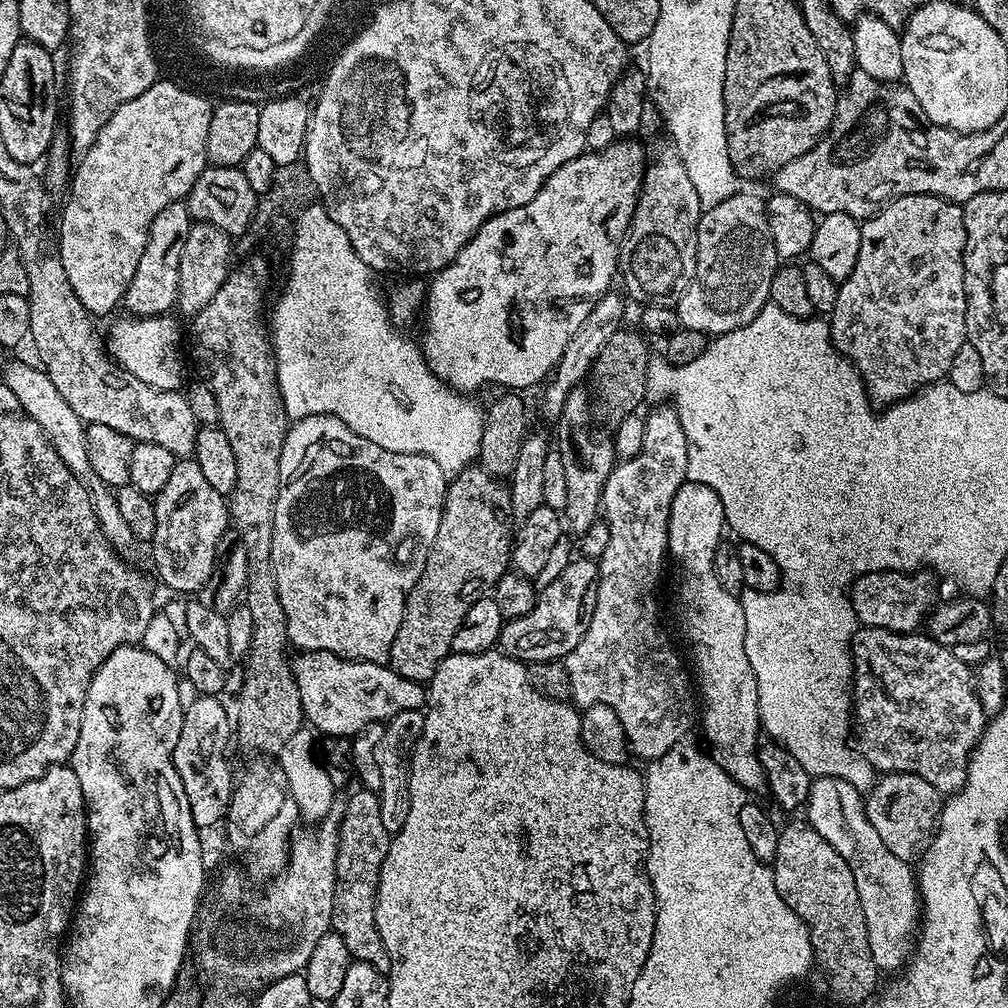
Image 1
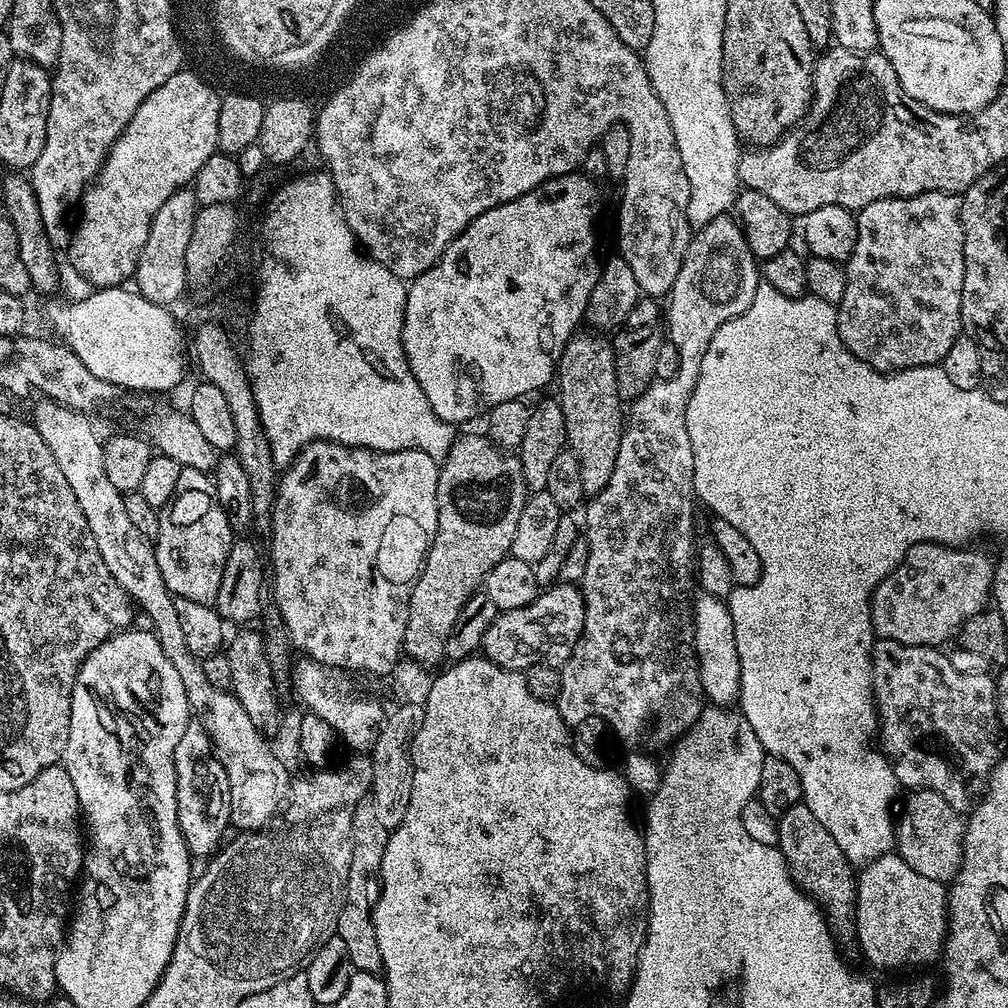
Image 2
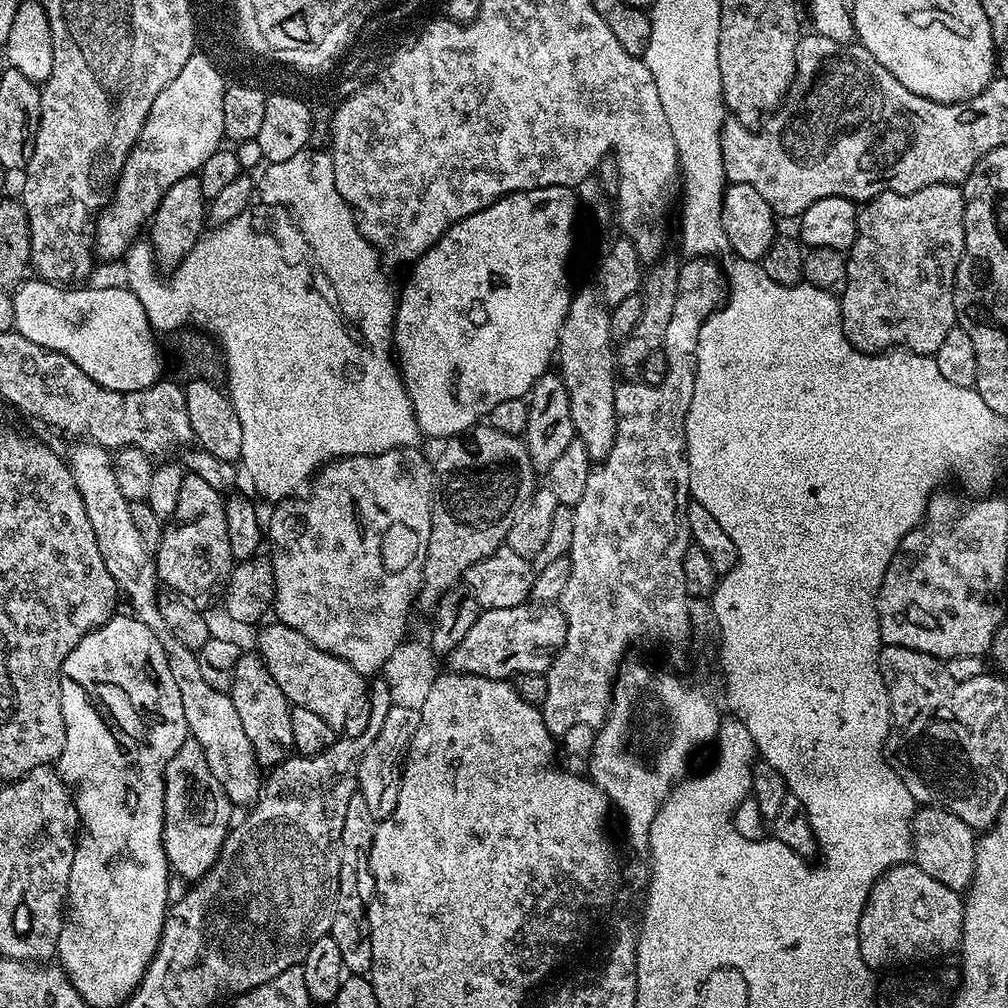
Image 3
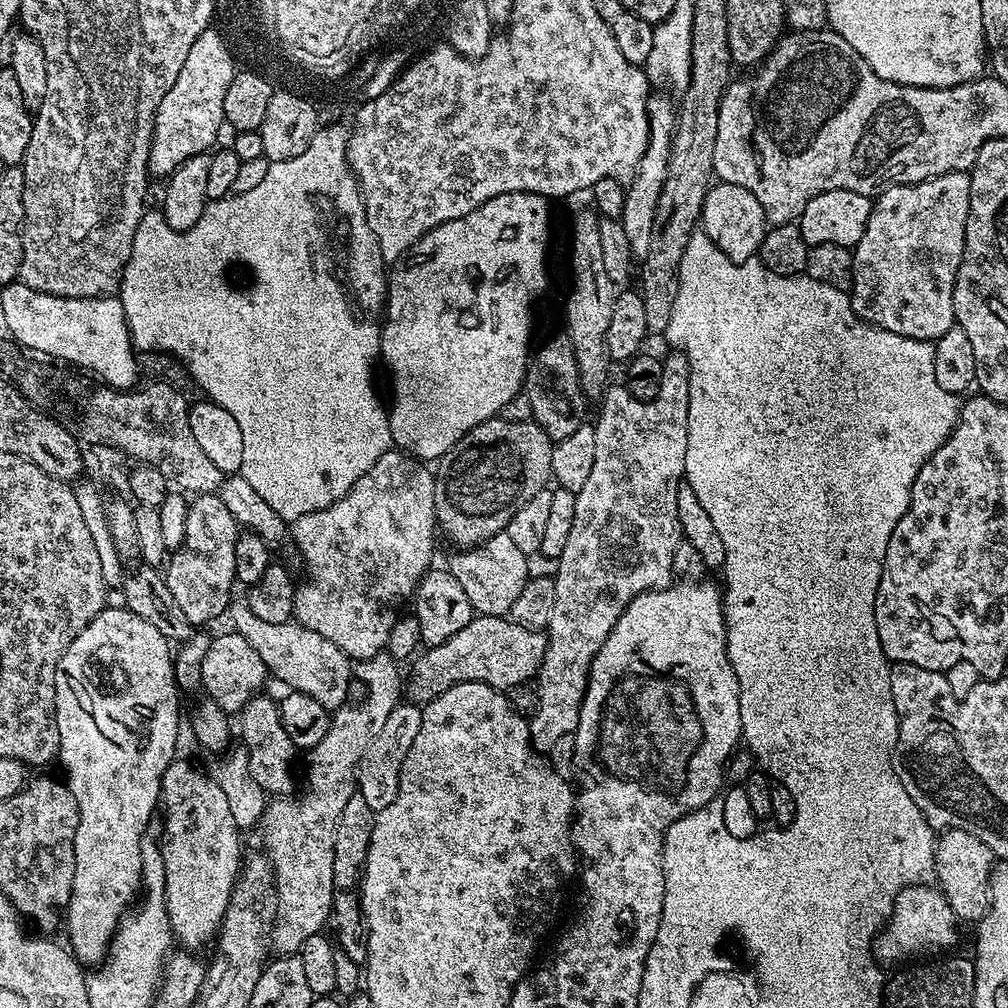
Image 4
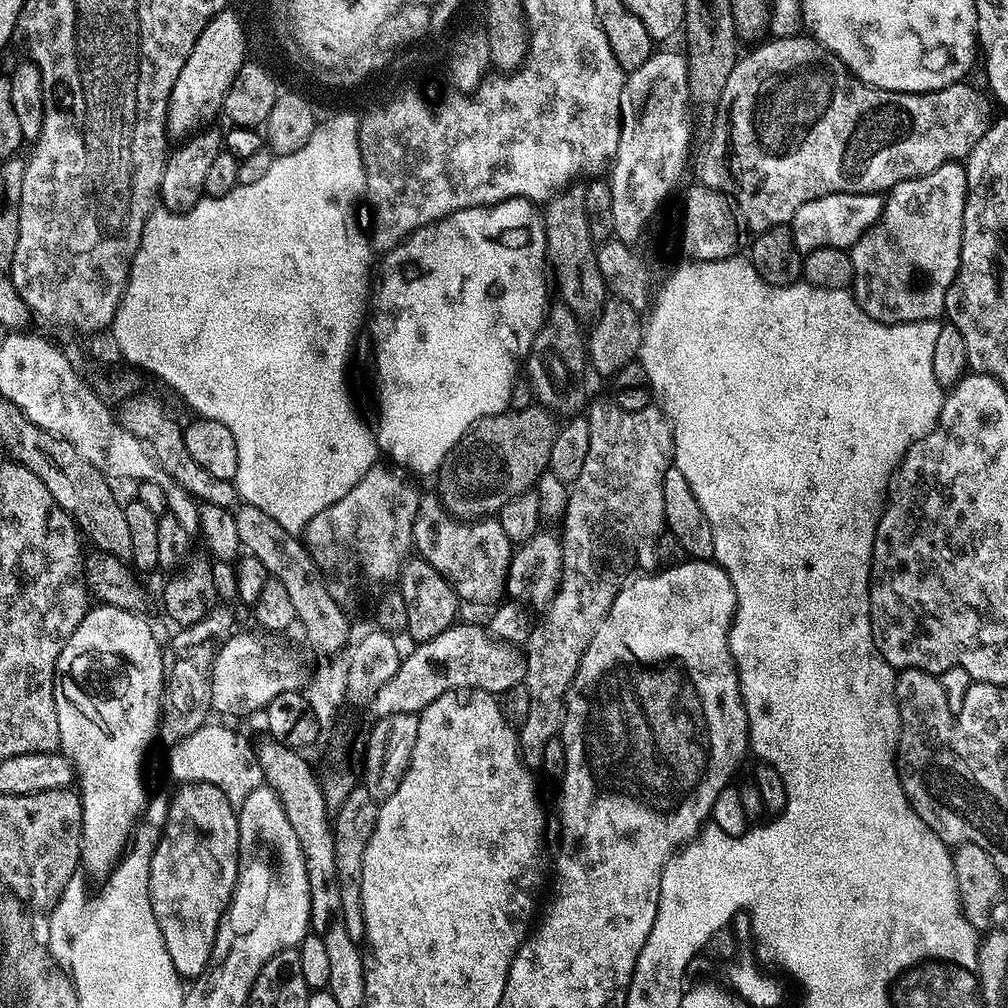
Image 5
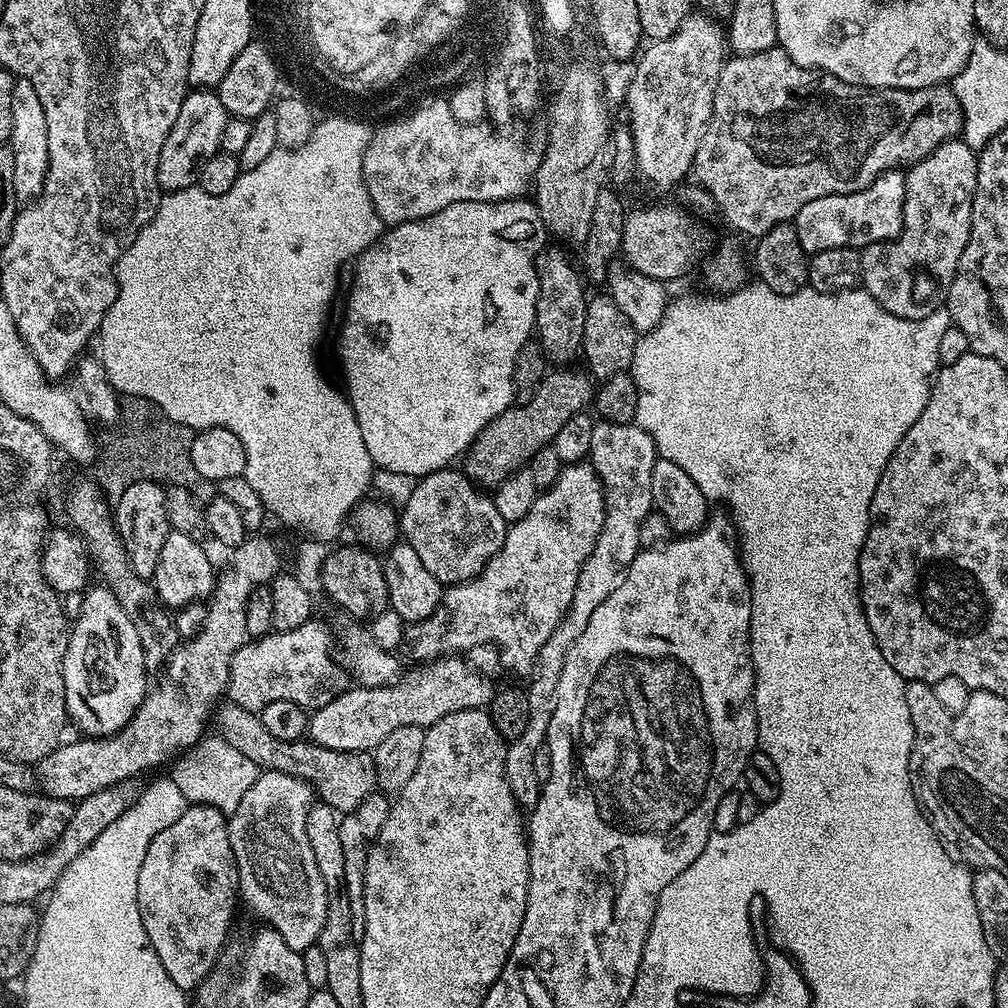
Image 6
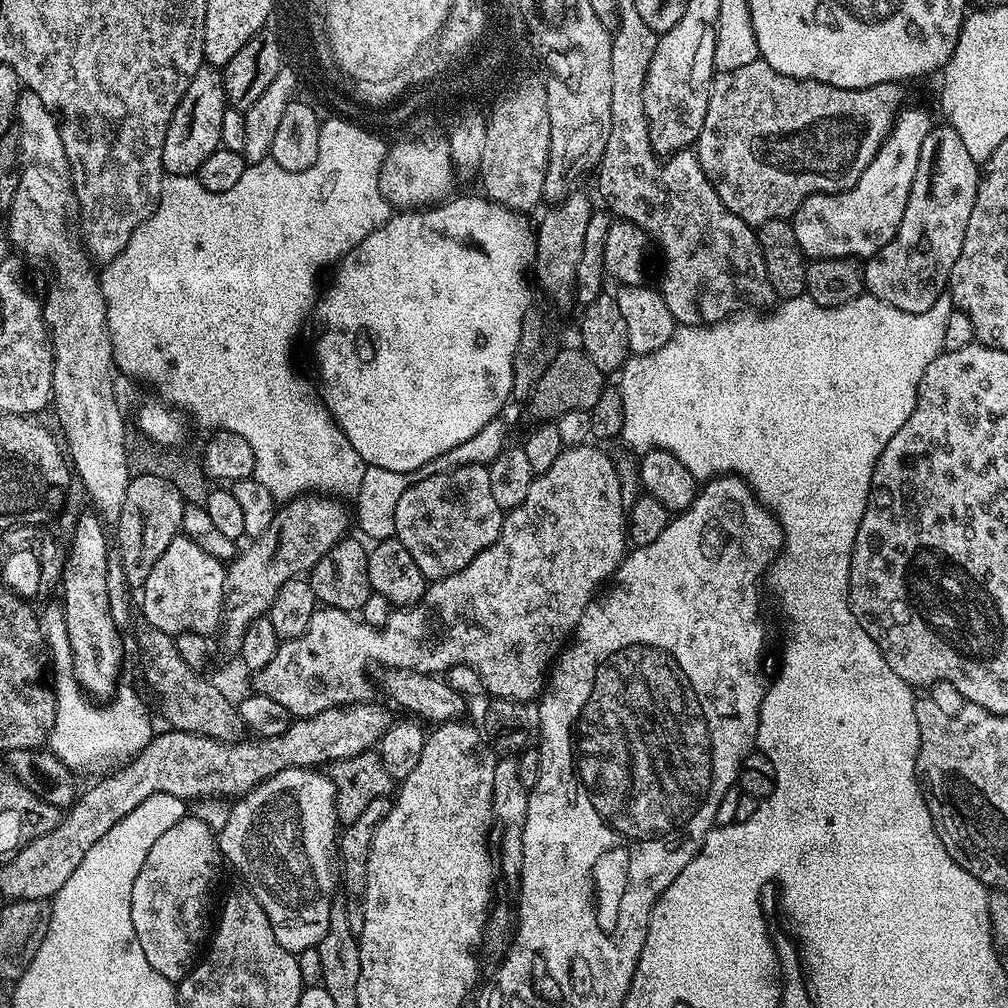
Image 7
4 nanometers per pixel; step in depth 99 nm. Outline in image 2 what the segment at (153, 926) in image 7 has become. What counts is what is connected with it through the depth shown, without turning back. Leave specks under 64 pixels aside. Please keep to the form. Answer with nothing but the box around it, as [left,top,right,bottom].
[174,722,230,857]

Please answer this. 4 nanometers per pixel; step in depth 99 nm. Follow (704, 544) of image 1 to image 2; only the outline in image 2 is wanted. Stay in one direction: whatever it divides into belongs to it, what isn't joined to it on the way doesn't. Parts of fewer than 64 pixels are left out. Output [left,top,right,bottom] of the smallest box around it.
[692,594,740,706]

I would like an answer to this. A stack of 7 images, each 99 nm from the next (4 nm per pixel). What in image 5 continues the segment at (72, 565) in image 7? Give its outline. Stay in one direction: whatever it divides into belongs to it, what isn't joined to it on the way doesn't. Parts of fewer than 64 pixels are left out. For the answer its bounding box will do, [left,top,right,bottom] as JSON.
[56,603,164,869]

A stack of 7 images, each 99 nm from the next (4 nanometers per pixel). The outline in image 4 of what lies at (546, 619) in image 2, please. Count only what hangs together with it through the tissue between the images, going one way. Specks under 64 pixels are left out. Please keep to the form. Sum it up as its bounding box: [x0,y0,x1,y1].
[406,615,547,706]

